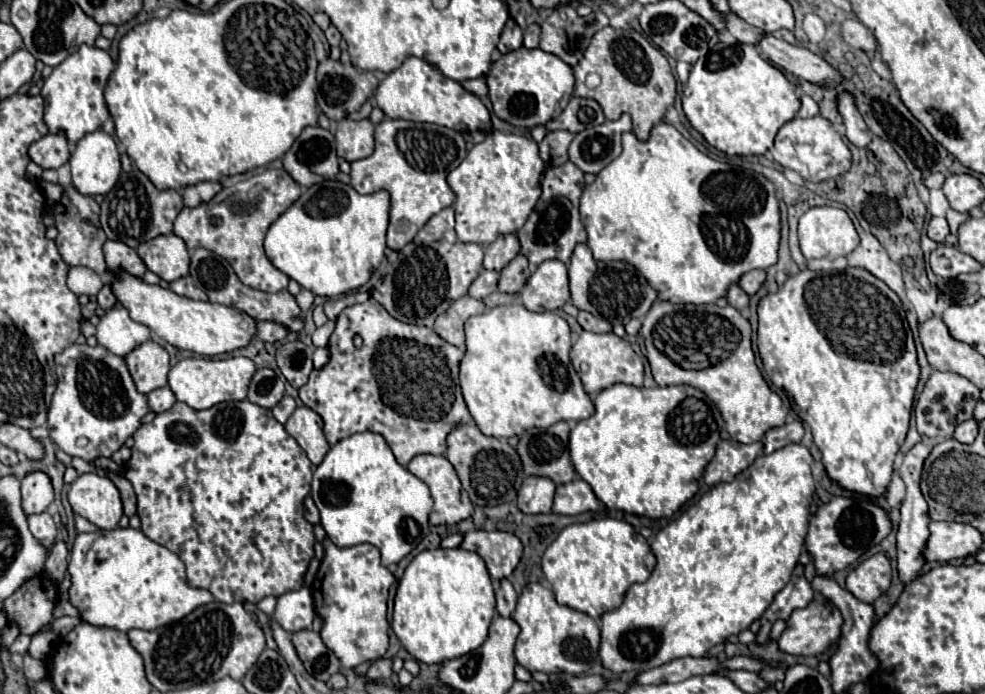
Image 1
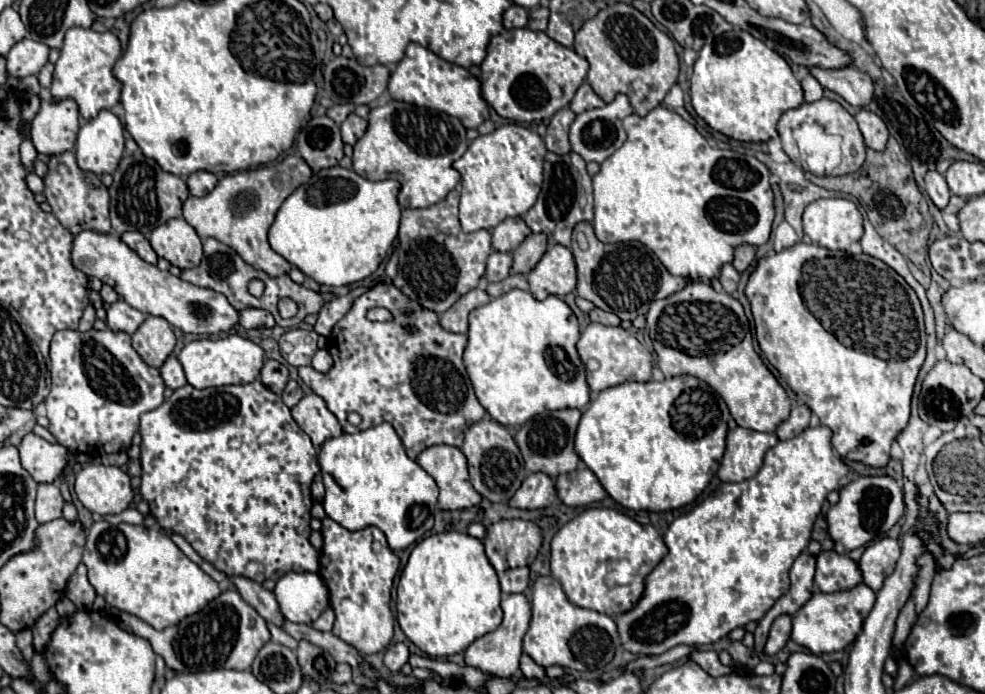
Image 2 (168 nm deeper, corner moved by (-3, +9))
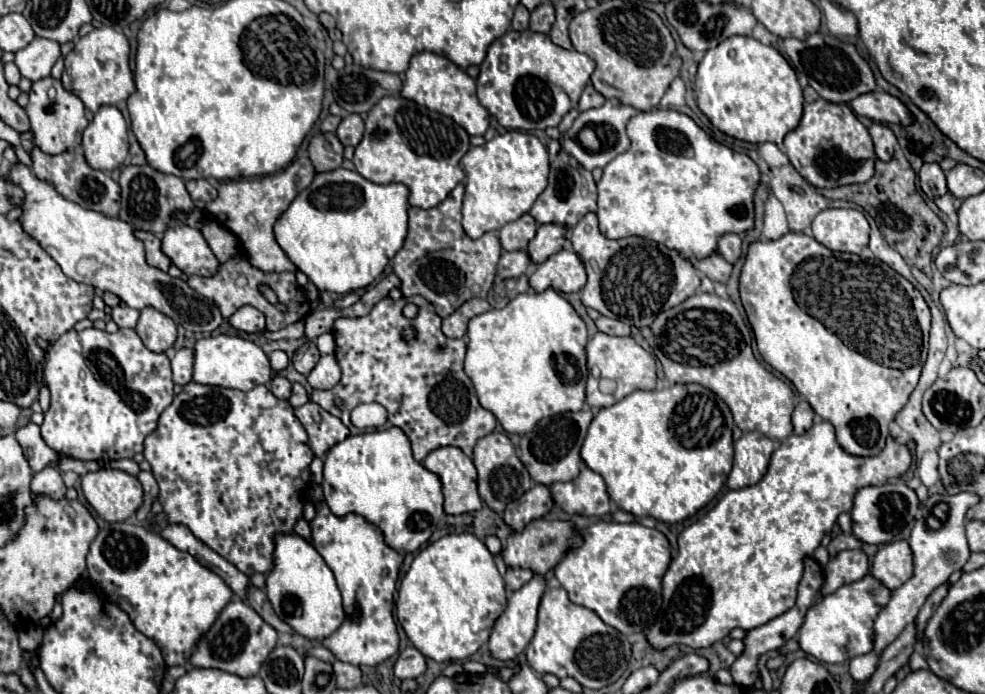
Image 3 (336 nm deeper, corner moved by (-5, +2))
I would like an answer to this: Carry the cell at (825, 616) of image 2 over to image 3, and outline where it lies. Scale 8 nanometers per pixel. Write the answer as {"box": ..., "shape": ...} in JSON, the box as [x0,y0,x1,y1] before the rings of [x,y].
{"box":[798,575,890,663],"shape":[[[872,575],[856,583],[842,585],[834,593],[826,595],[820,603],[812,605],[806,613],[806,621],[798,631],[798,645],[808,655],[822,663],[842,663],[848,657],[868,653],[872,649],[872,625],[880,609],[886,607],[890,599],[890,589],[886,589]]]}

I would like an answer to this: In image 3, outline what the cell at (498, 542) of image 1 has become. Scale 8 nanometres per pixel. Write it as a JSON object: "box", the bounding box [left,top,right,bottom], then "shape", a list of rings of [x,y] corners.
{"box":[500,519,580,575],"shape":[[[538,519],[538,521],[528,523],[522,531],[512,533],[506,539],[506,543],[502,545],[500,555],[506,563],[506,567],[522,567],[522,569],[530,569],[538,575],[544,575],[548,569],[552,569],[564,557],[566,547],[572,543],[580,543],[580,535],[572,529],[572,523]]]}

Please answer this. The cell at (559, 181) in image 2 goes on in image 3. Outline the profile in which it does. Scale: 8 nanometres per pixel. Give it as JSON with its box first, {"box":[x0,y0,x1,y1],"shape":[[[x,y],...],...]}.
{"box":[530,149,596,227],"shape":[[[560,149],[558,155],[552,157],[548,187],[530,209],[530,215],[536,219],[538,225],[556,223],[562,227],[574,227],[586,213],[596,213],[596,195],[584,191],[584,179],[578,167],[580,167],[578,161],[572,159],[564,149]]]}

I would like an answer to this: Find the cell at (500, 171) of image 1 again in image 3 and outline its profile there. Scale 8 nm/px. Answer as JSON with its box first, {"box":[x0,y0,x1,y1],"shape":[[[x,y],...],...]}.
{"box":[460,131,548,239],"shape":[[[506,131],[480,147],[470,147],[460,165],[466,171],[462,227],[470,239],[520,219],[548,185],[548,151],[538,137],[522,131]]]}

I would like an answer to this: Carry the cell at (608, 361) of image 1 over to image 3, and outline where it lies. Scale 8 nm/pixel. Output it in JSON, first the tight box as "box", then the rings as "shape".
{"box":[586,333,656,407],"shape":[[[596,333],[588,339],[588,385],[586,403],[590,407],[610,407],[630,395],[636,389],[650,391],[656,387],[656,363],[648,351],[644,351],[632,337],[612,337],[606,333]]]}

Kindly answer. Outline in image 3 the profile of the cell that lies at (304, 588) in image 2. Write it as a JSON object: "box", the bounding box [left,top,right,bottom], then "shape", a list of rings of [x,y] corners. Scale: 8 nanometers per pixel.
{"box":[266,535,346,639],"shape":[[[276,535],[274,569],[266,575],[266,595],[276,615],[306,639],[324,639],[346,619],[336,579],[318,551],[302,537]]]}

